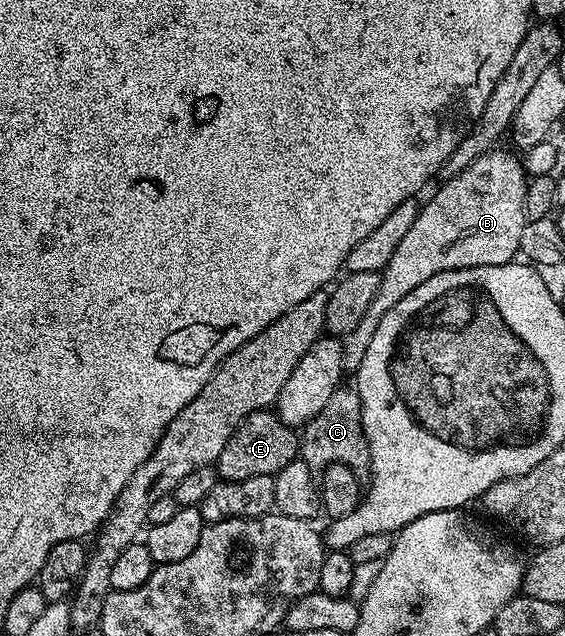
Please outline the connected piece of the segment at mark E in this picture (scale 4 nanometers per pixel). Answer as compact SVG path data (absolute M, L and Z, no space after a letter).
M267 408L252 412L252 416L247 418L242 425L236 428L236 432L232 432L232 436L228 440L228 444L224 444L220 456L216 463L216 469L219 479L223 482L231 482L232 480L248 480L251 476L268 476L276 475L280 472L280 468L288 468L288 464L292 464L300 454L300 434L295 427L289 426L280 418L273 409Z

